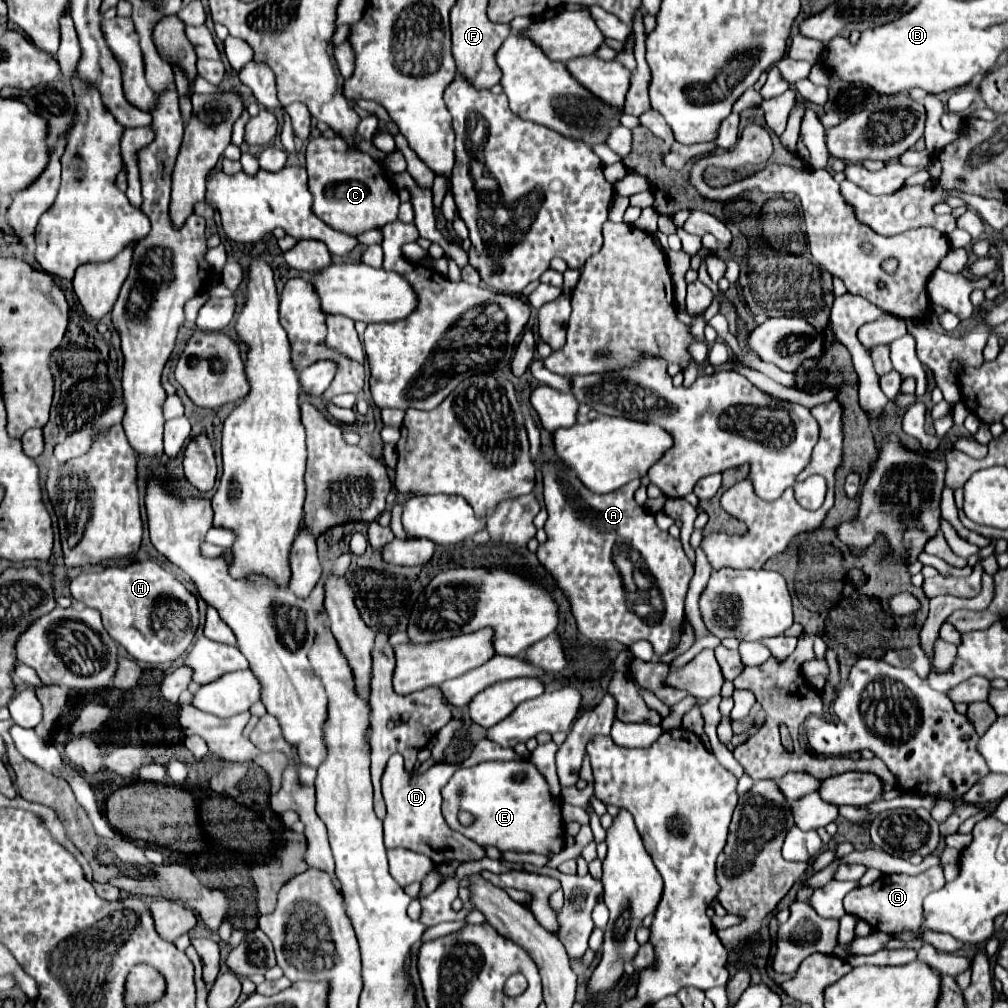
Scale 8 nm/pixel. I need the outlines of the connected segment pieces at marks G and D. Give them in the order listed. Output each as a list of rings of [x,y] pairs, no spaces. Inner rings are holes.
[[[933,870],[938,877],[927,877],[927,872],[921,872],[917,876],[907,876],[907,874],[891,874],[891,876],[881,876],[869,886],[855,888],[843,898],[843,906],[849,914],[859,916],[861,920],[869,922],[875,930],[885,932],[885,934],[899,934],[905,930],[917,930],[925,916],[923,916],[923,898],[933,892],[943,888],[946,880],[941,874],[941,870]]]
[[[487,738],[479,740],[479,744],[473,748],[471,756],[465,758],[459,764],[445,764],[437,762],[423,774],[407,772],[403,766],[403,758],[399,754],[391,756],[387,764],[387,772],[383,774],[383,798],[387,804],[387,818],[383,820],[385,828],[385,846],[395,848],[403,846],[407,850],[425,854],[433,860],[435,866],[445,864],[449,860],[459,860],[459,862],[471,862],[471,860],[481,860],[485,858],[485,848],[475,844],[473,840],[465,838],[459,832],[453,832],[447,822],[443,820],[441,814],[441,788],[449,782],[449,778],[455,774],[455,770],[463,766],[475,766],[479,762],[487,760],[523,760],[513,748],[503,748]]]

